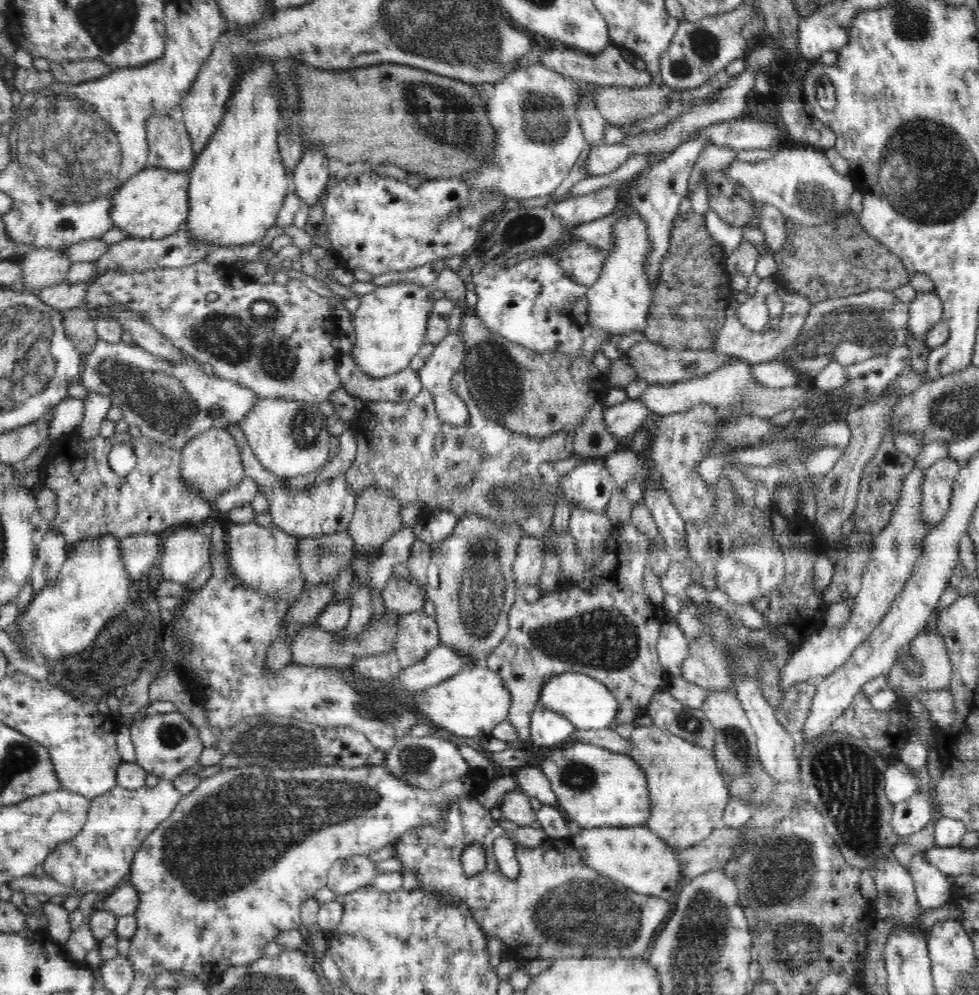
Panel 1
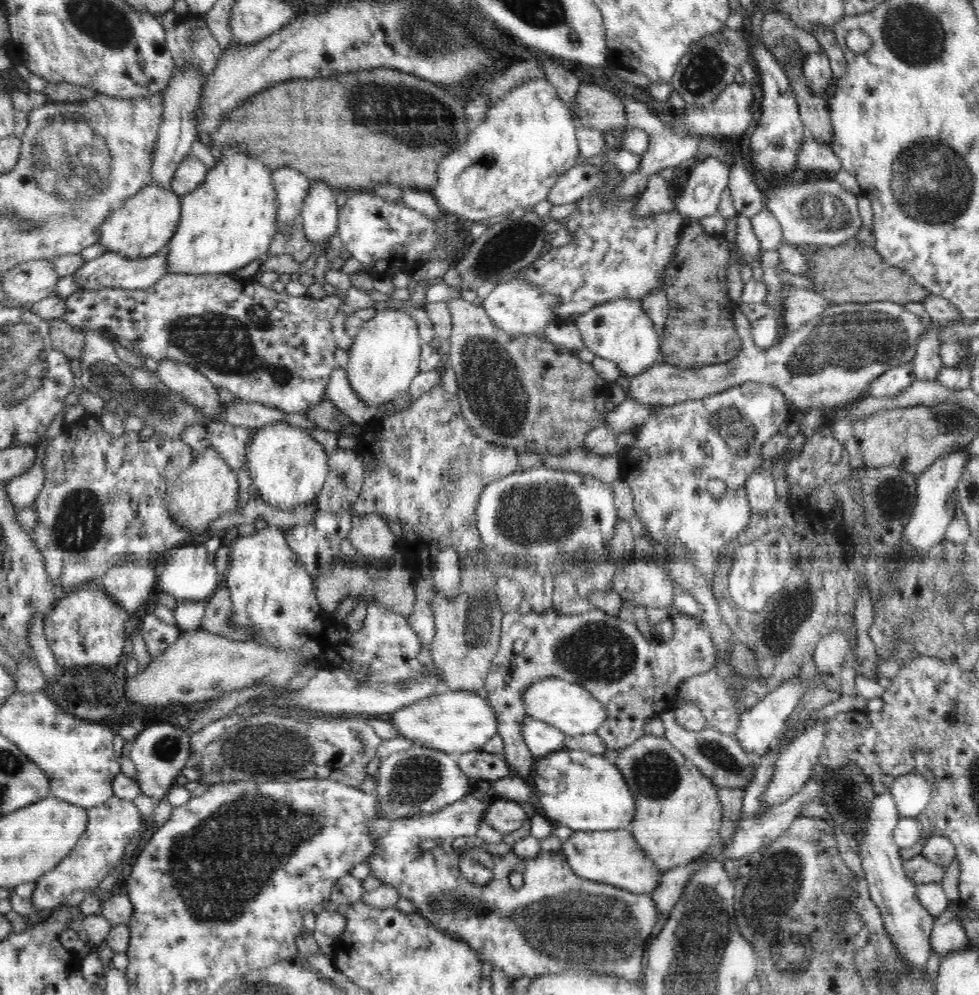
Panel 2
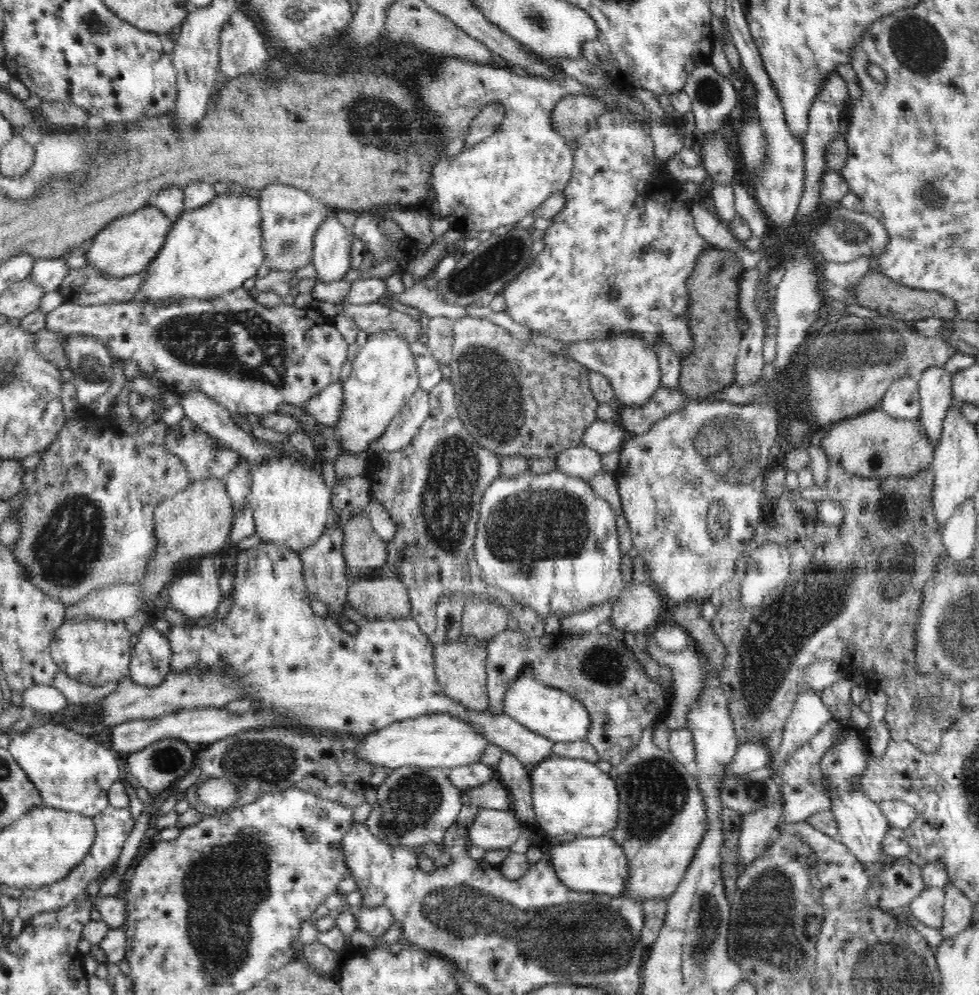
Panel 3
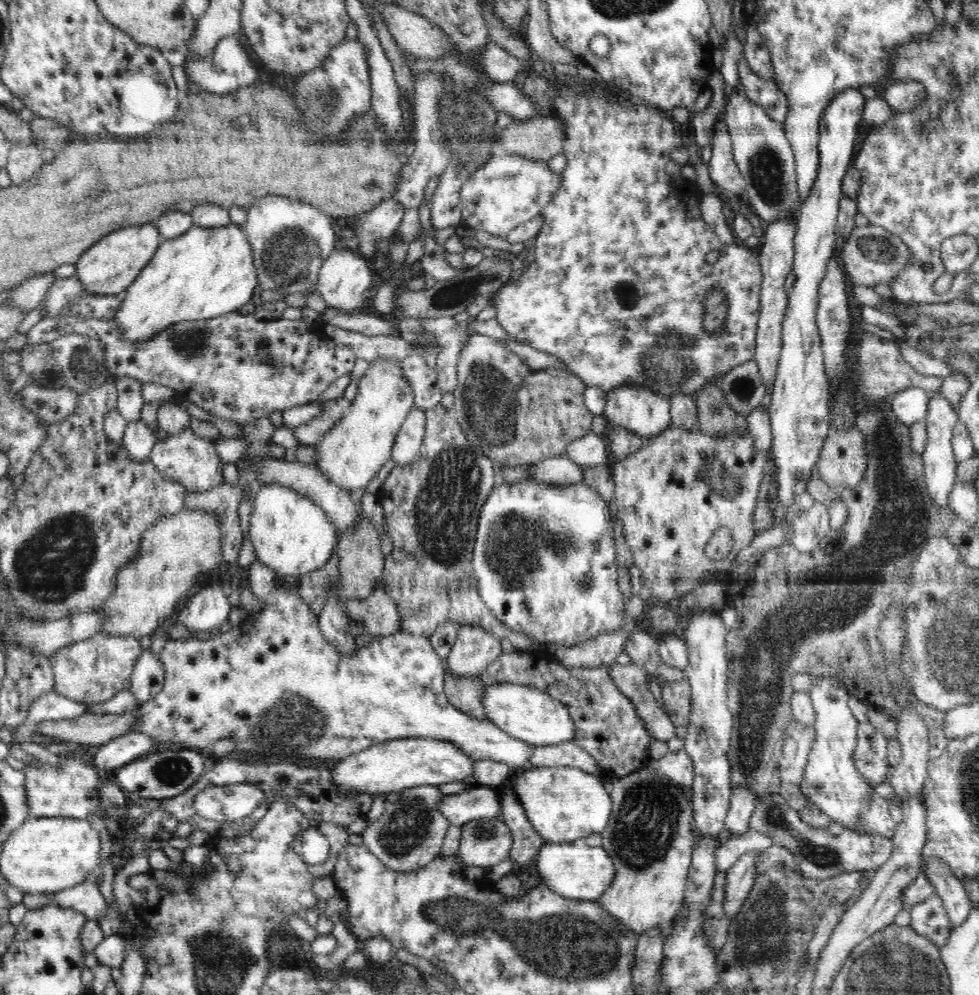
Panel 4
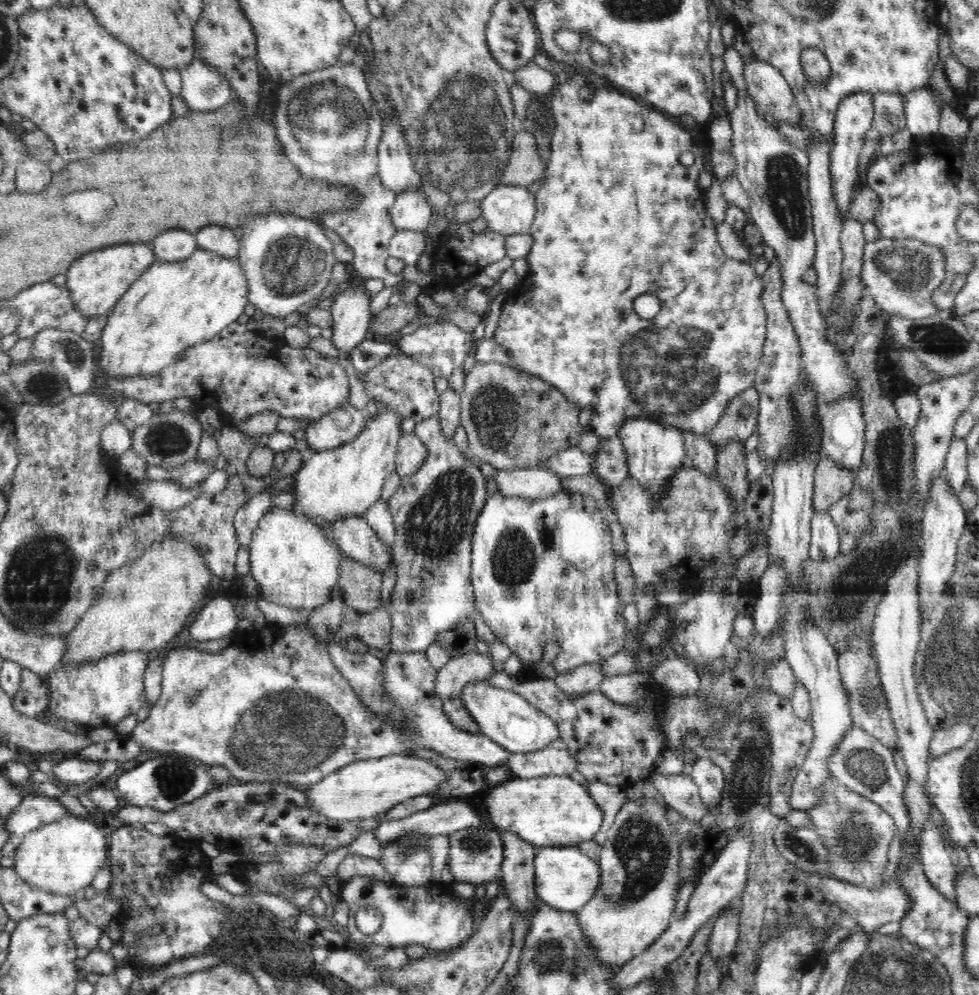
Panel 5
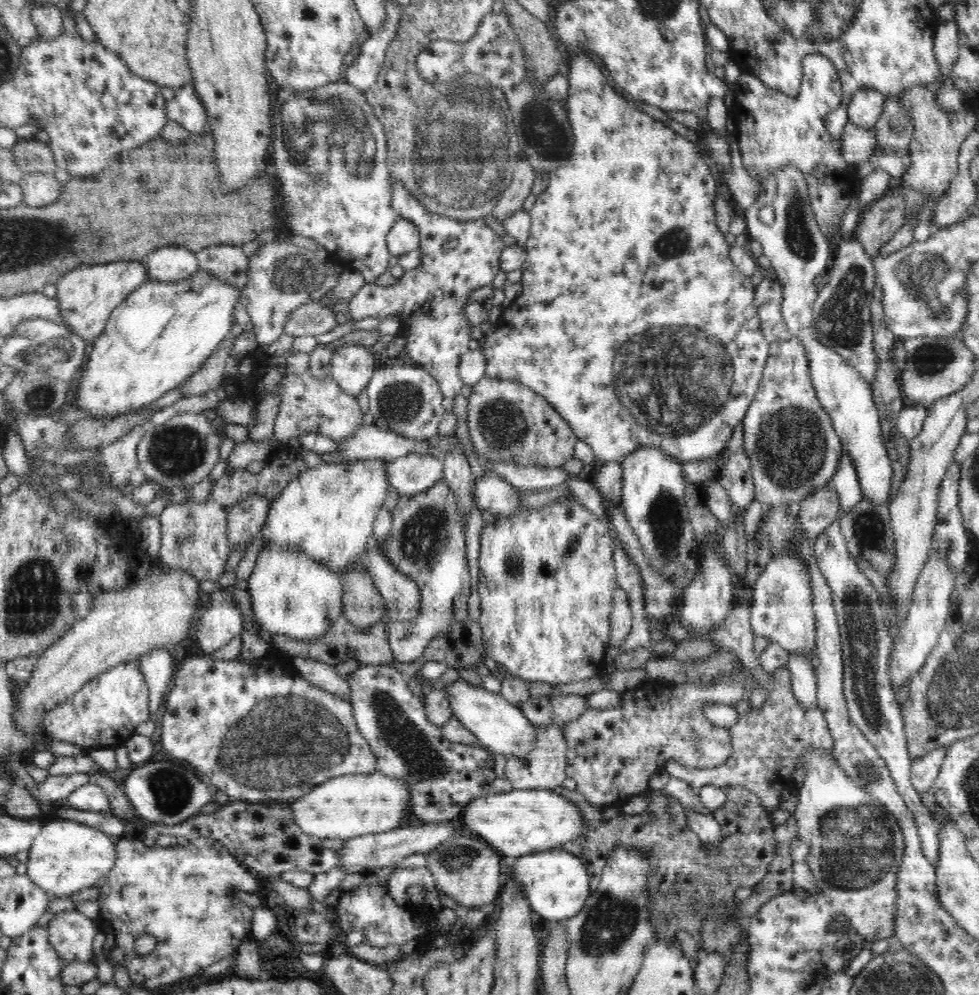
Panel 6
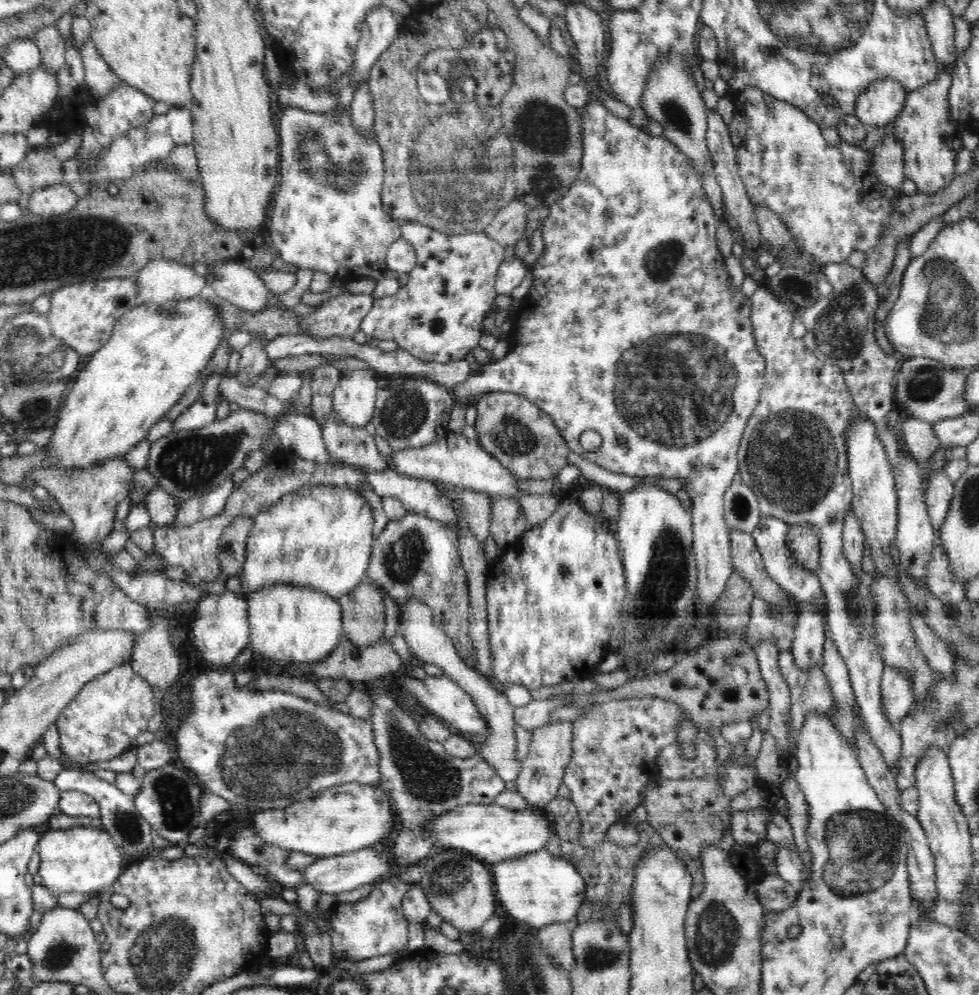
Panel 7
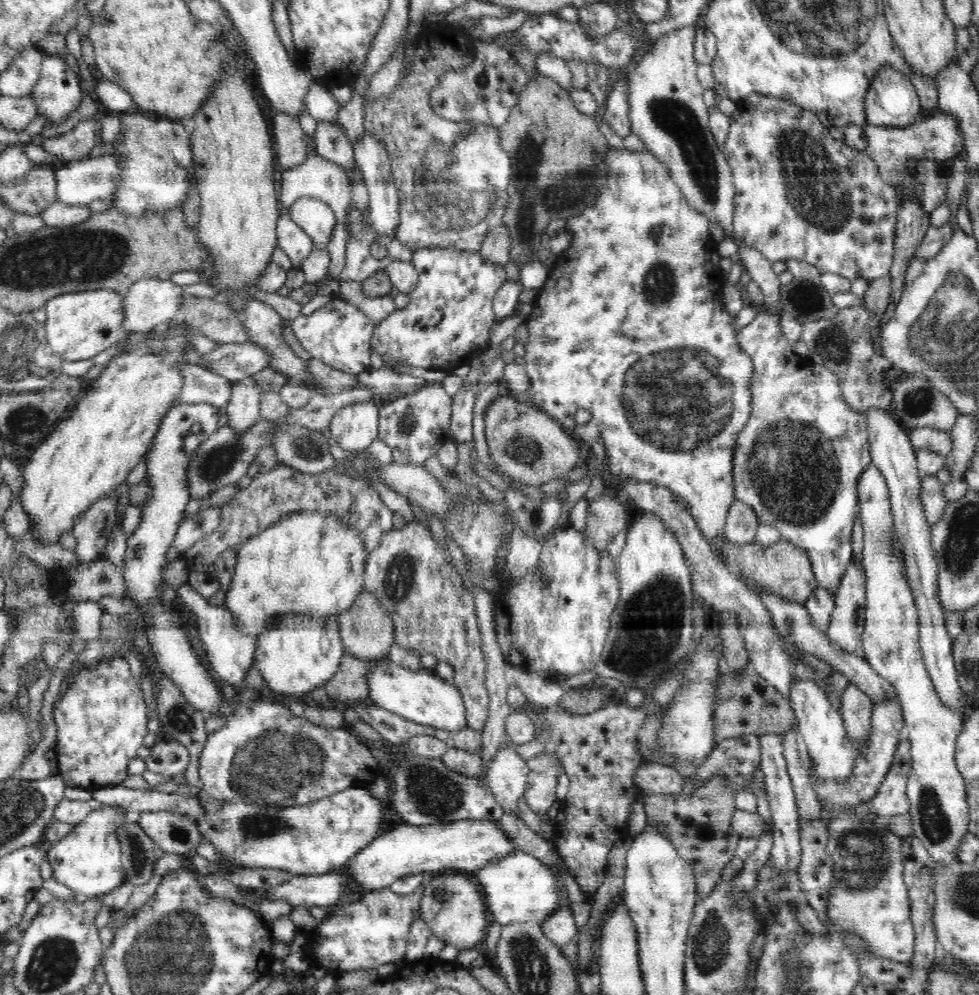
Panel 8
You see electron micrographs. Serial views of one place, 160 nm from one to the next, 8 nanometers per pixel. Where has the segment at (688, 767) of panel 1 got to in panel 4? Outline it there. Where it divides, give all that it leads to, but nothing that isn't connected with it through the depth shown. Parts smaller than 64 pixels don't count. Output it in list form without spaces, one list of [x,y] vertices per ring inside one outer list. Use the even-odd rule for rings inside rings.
[[[614,663],[610,667],[610,675],[620,692],[626,695],[636,707],[636,712],[644,721],[650,736],[668,742],[675,735],[677,726],[674,726],[669,715],[656,703],[656,698],[652,695],[646,681],[649,676],[647,670],[634,663],[629,665]],[[650,761],[642,765],[640,770],[612,781],[612,815],[601,835],[602,848],[614,861],[614,880],[595,901],[598,908],[604,908],[618,923],[634,931],[636,936],[654,927],[669,925],[679,916],[691,867],[691,854],[695,848],[691,792],[679,788],[673,780],[656,773],[649,764]]]

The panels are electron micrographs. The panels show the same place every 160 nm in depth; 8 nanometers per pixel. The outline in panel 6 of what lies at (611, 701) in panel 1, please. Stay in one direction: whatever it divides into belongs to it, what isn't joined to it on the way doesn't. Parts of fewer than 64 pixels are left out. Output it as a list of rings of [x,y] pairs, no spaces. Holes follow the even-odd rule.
[[[458,680],[447,684],[446,693],[452,707],[452,715],[470,732],[478,737],[483,748],[493,755],[504,754],[507,758],[526,756],[530,750],[536,748],[536,731],[540,727],[528,723],[526,715],[521,709],[511,704],[501,693],[494,694],[482,687],[476,687]]]

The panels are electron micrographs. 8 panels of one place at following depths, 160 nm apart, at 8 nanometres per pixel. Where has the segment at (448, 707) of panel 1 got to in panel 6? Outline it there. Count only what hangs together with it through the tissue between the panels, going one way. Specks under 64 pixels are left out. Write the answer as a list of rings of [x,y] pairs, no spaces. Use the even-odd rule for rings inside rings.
[[[380,770],[370,776],[340,776],[320,783],[292,803],[296,826],[319,840],[352,840],[370,834],[390,832],[407,819],[410,786],[402,778],[386,776]]]

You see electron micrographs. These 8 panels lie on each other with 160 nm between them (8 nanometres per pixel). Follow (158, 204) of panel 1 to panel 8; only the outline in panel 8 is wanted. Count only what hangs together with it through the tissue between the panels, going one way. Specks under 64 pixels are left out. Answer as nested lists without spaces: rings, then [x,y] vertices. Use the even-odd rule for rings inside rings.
[[[94,290],[92,292],[70,292],[51,299],[44,310],[48,319],[44,328],[47,333],[47,345],[49,350],[63,360],[74,362],[89,360],[100,354],[106,348],[126,338],[123,323],[125,322],[124,298],[114,290]]]

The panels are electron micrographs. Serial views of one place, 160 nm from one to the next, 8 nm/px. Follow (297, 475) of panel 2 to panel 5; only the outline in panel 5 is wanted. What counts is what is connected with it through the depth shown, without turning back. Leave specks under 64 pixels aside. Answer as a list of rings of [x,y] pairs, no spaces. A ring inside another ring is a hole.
[[[270,509],[262,515],[258,528],[252,535],[249,544],[250,553],[250,574],[258,583],[261,591],[261,598],[276,604],[294,608],[315,608],[325,605],[328,599],[338,594],[339,564],[341,561],[341,551],[339,547],[330,541],[325,529],[320,525],[306,519],[306,515],[296,513],[296,511],[284,509]]]

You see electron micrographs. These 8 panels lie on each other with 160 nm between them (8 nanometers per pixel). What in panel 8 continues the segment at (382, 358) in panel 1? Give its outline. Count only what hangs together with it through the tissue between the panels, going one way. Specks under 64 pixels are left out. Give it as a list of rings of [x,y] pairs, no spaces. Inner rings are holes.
[[[296,511],[290,513],[287,517],[278,519],[276,523],[261,530],[257,535],[254,535],[244,544],[241,544],[237,554],[232,584],[230,584],[229,590],[226,592],[224,605],[230,609],[230,615],[232,615],[236,627],[238,627],[242,633],[254,637],[254,640],[256,640],[257,636],[261,635],[268,627],[278,624],[279,616],[282,615],[296,614],[298,617],[301,617],[302,615],[318,615],[318,617],[324,617],[324,620],[330,615],[338,616],[341,612],[349,609],[352,606],[352,603],[358,598],[358,595],[364,591],[363,577],[365,574],[367,557],[362,533],[360,533],[358,529],[346,525],[338,515],[334,515],[334,513],[322,513],[322,511]]]

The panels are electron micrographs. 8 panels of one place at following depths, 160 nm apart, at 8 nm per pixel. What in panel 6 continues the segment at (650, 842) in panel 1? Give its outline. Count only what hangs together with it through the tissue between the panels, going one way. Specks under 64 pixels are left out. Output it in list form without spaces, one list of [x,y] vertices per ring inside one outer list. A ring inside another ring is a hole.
[[[561,848],[537,851],[505,860],[502,866],[510,879],[518,881],[526,893],[532,911],[544,920],[565,922],[582,911],[591,895],[590,875],[582,859]]]

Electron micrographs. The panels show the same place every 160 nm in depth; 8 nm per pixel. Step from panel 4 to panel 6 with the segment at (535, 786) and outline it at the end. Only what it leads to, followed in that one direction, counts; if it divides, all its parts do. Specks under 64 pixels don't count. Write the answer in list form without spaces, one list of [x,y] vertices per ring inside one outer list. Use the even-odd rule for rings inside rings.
[[[513,790],[491,793],[472,800],[462,812],[462,832],[474,834],[494,848],[505,860],[537,851],[560,848],[585,832],[584,816],[574,802],[565,800],[555,790]]]

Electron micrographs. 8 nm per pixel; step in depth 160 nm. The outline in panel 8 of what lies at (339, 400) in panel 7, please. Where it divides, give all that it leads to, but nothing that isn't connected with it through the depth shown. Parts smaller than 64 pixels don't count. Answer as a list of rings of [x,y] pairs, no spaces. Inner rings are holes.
[[[372,399],[341,406],[331,418],[330,437],[345,452],[368,448],[378,438],[379,407]]]

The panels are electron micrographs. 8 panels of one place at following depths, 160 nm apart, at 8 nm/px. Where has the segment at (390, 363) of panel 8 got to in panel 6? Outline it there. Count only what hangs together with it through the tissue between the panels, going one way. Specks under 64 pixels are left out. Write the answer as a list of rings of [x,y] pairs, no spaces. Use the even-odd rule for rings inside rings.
[[[402,181],[390,182],[390,187],[391,203],[394,211],[398,213],[398,218],[412,221],[420,231],[421,262],[416,268],[407,270],[406,274],[403,274],[390,288],[376,283],[364,284],[350,300],[348,315],[356,321],[369,317],[378,318],[380,322],[387,317],[400,319],[402,328],[409,329],[408,336],[403,340],[406,358],[423,367],[425,372],[434,377],[446,398],[454,398],[461,392],[463,385],[459,374],[459,363],[461,357],[471,350],[469,344],[473,340],[471,338],[472,325],[464,315],[464,308],[470,298],[470,293],[492,284],[494,276],[501,270],[501,254],[507,246],[502,237],[486,225],[484,219],[464,221],[436,215],[426,211],[426,207],[406,191],[406,186],[402,184]]]

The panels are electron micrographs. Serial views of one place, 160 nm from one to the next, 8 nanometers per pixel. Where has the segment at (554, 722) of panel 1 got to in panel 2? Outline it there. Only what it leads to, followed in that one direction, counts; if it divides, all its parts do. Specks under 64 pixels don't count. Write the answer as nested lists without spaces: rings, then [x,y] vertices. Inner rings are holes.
[[[530,716],[522,720],[522,735],[524,743],[536,759],[562,749],[567,737],[558,728]]]

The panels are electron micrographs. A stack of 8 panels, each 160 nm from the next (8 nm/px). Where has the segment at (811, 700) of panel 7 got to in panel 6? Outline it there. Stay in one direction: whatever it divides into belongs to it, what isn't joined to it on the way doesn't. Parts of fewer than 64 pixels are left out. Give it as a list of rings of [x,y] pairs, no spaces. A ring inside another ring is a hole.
[[[786,666],[775,670],[773,690],[762,703],[760,708],[748,706],[745,713],[738,713],[736,722],[729,728],[731,740],[731,753],[728,758],[714,768],[687,768],[686,765],[677,760],[670,759],[665,762],[665,772],[670,773],[673,778],[680,779],[690,784],[695,790],[702,788],[702,786],[718,786],[721,790],[728,790],[728,788],[746,788],[756,794],[761,801],[762,807],[772,812],[780,808],[780,798],[782,798],[782,790],[784,790],[783,779],[778,769],[786,764],[798,764],[800,756],[806,750],[821,750],[828,752],[833,748],[833,738],[829,731],[826,719],[823,712],[816,706],[814,708],[801,708],[798,701],[794,698],[794,693],[791,689],[791,676],[789,668]]]

